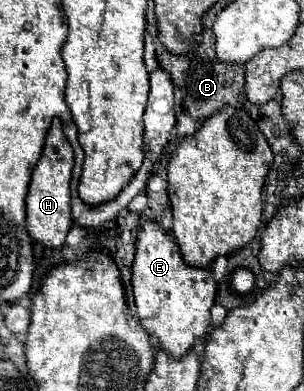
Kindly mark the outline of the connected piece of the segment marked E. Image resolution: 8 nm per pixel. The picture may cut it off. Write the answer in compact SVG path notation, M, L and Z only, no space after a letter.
M142 220L142 228L138 232L132 286L140 324L152 338L158 340L158 348L172 358L184 358L192 344L208 334L210 308L216 298L216 282L212 272L186 266L172 234L152 220Z

